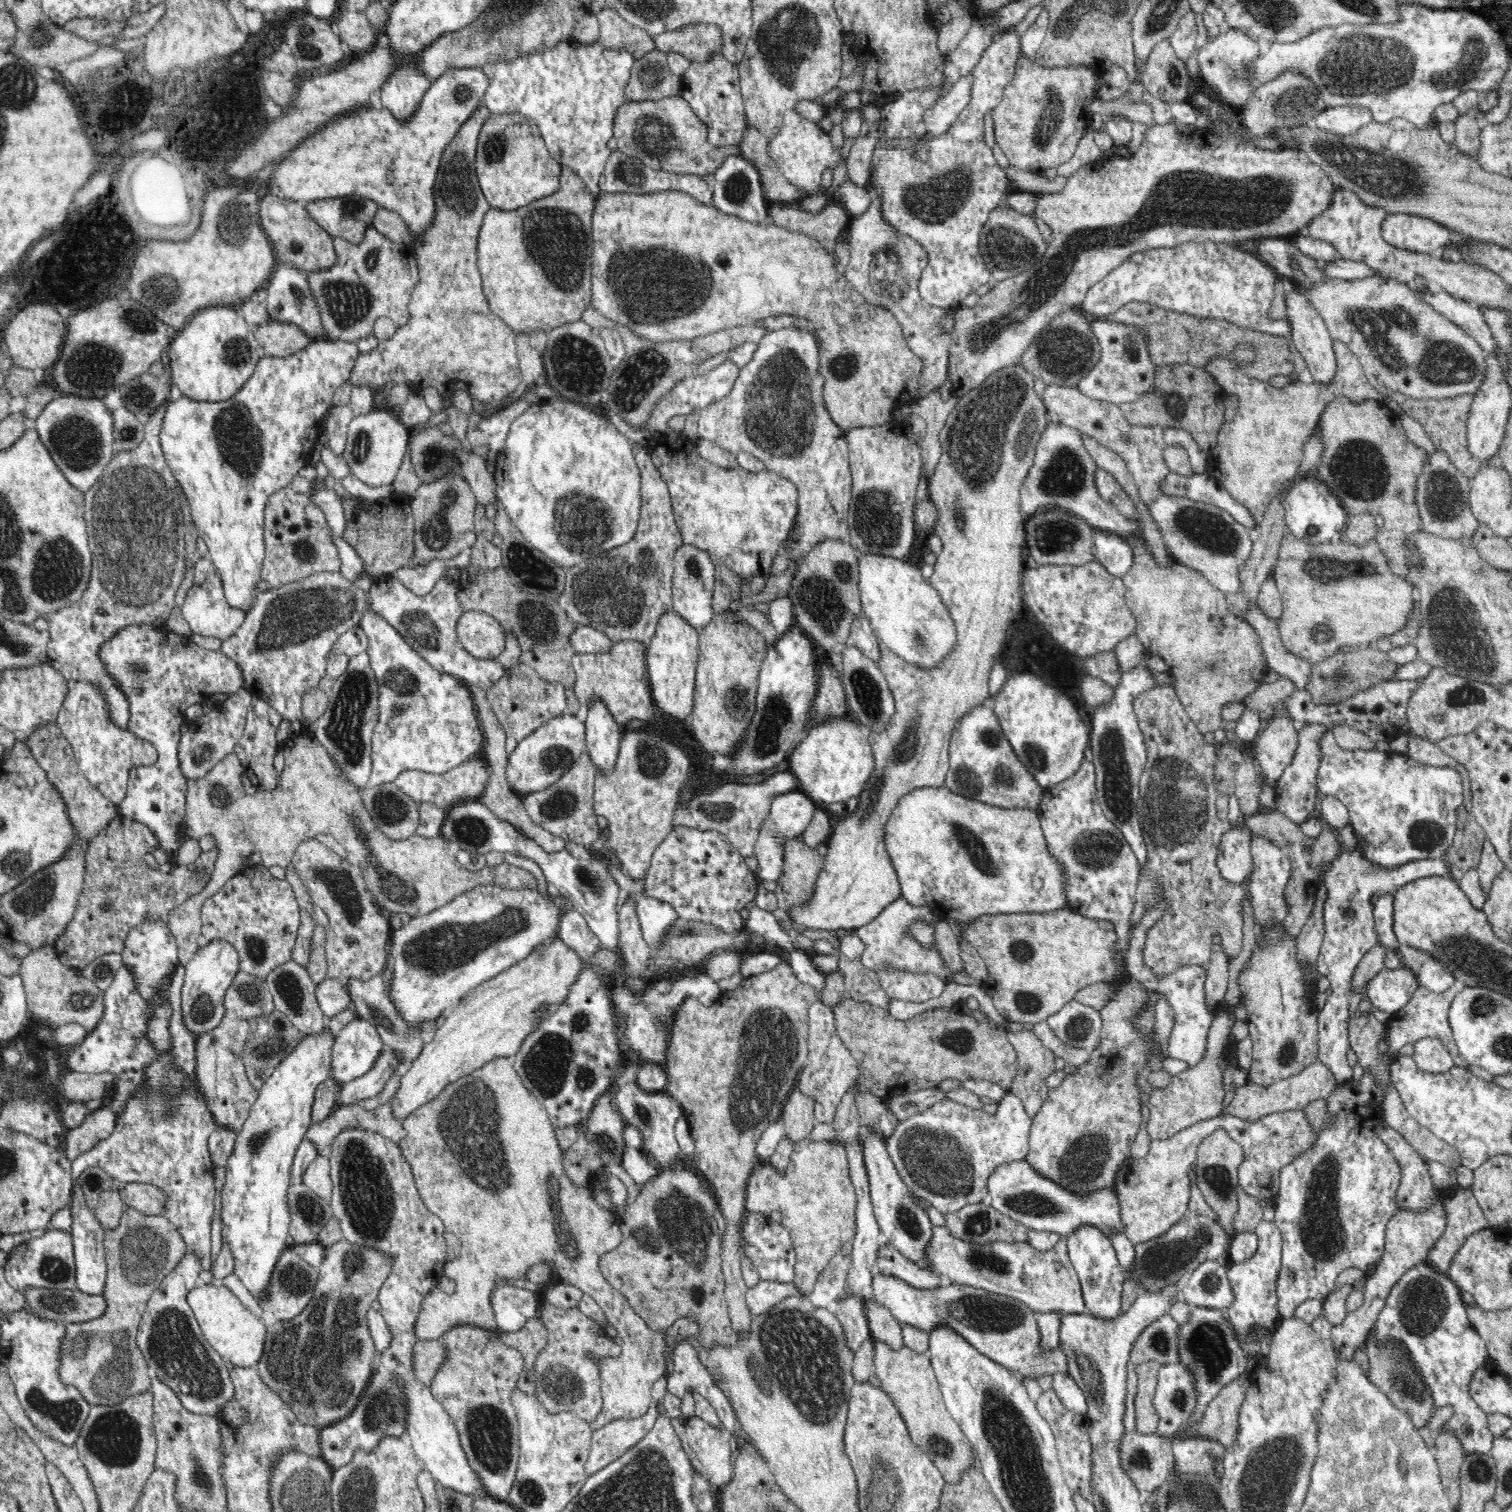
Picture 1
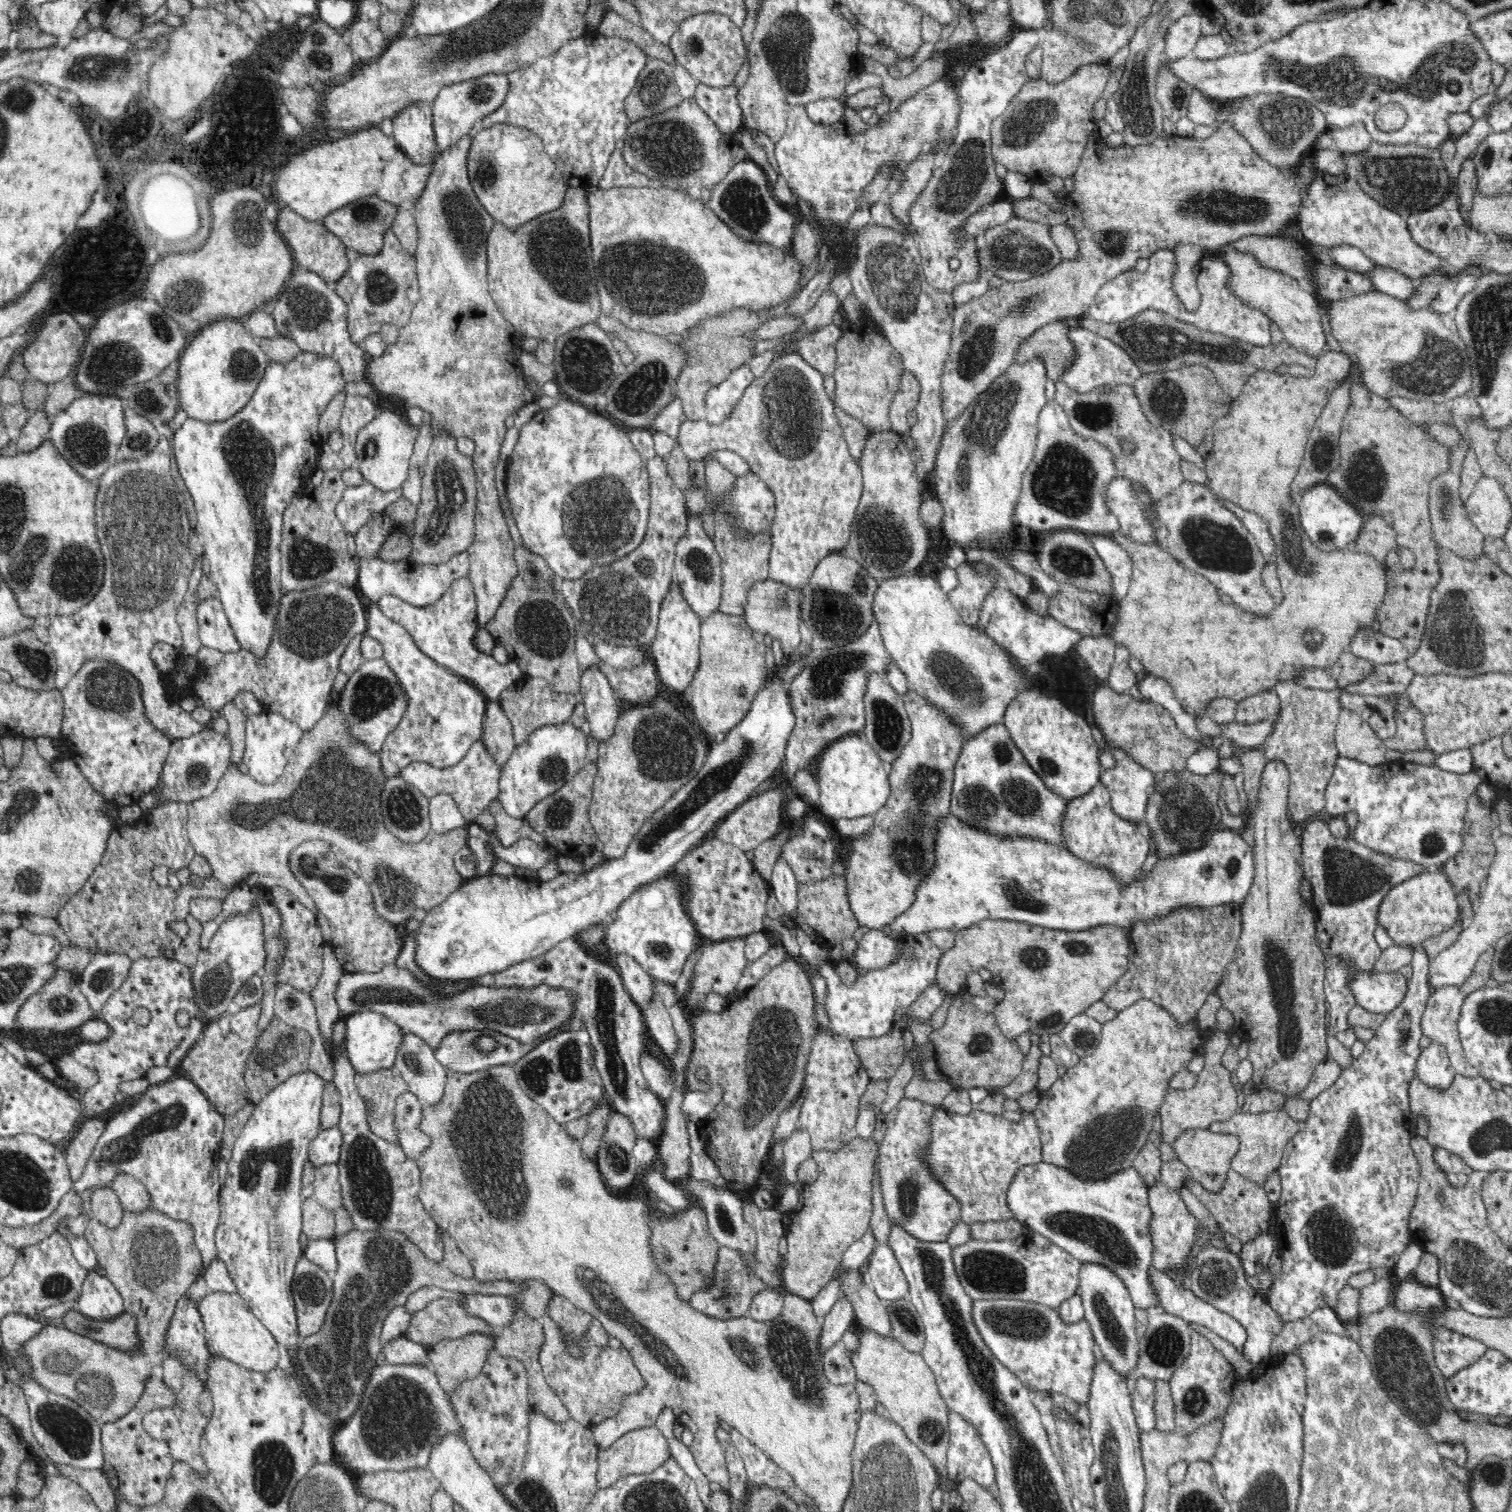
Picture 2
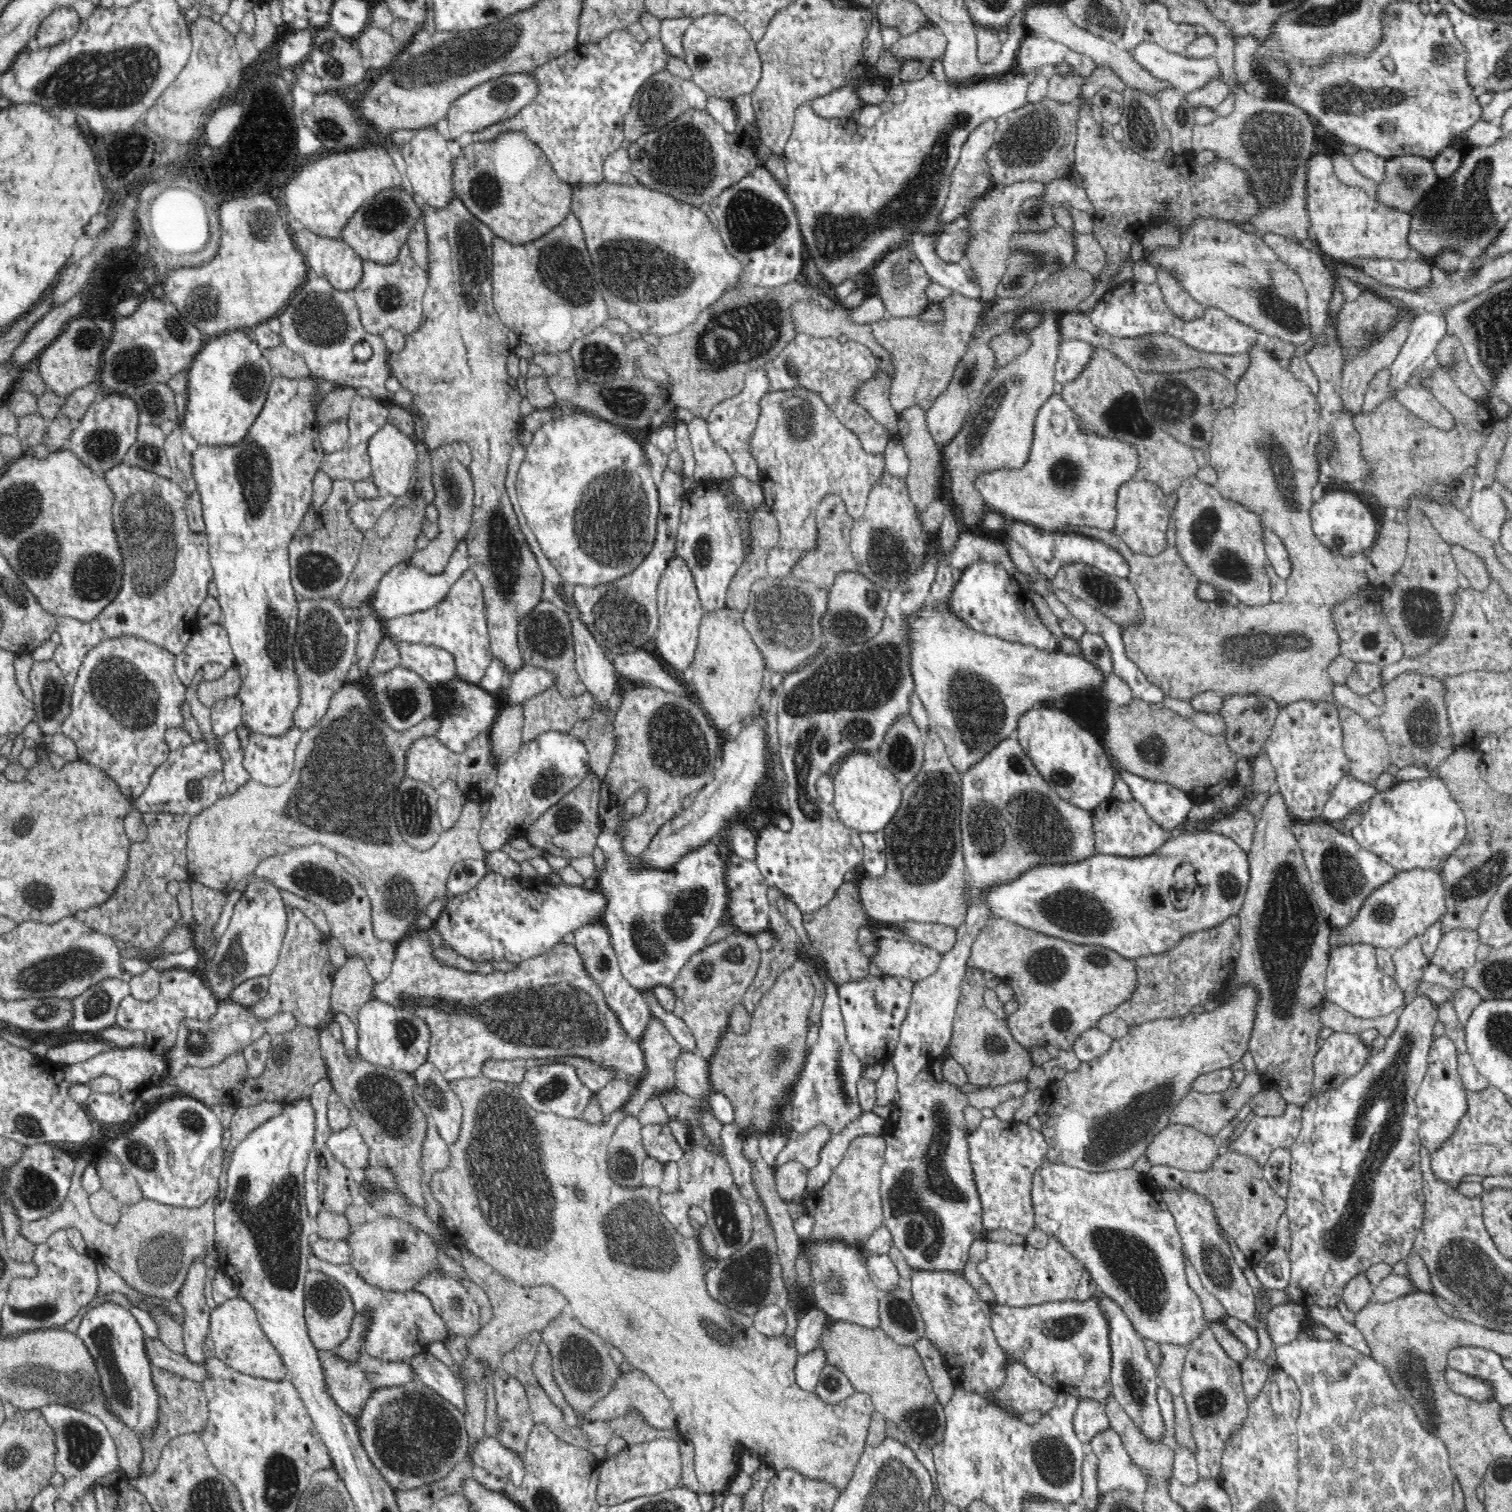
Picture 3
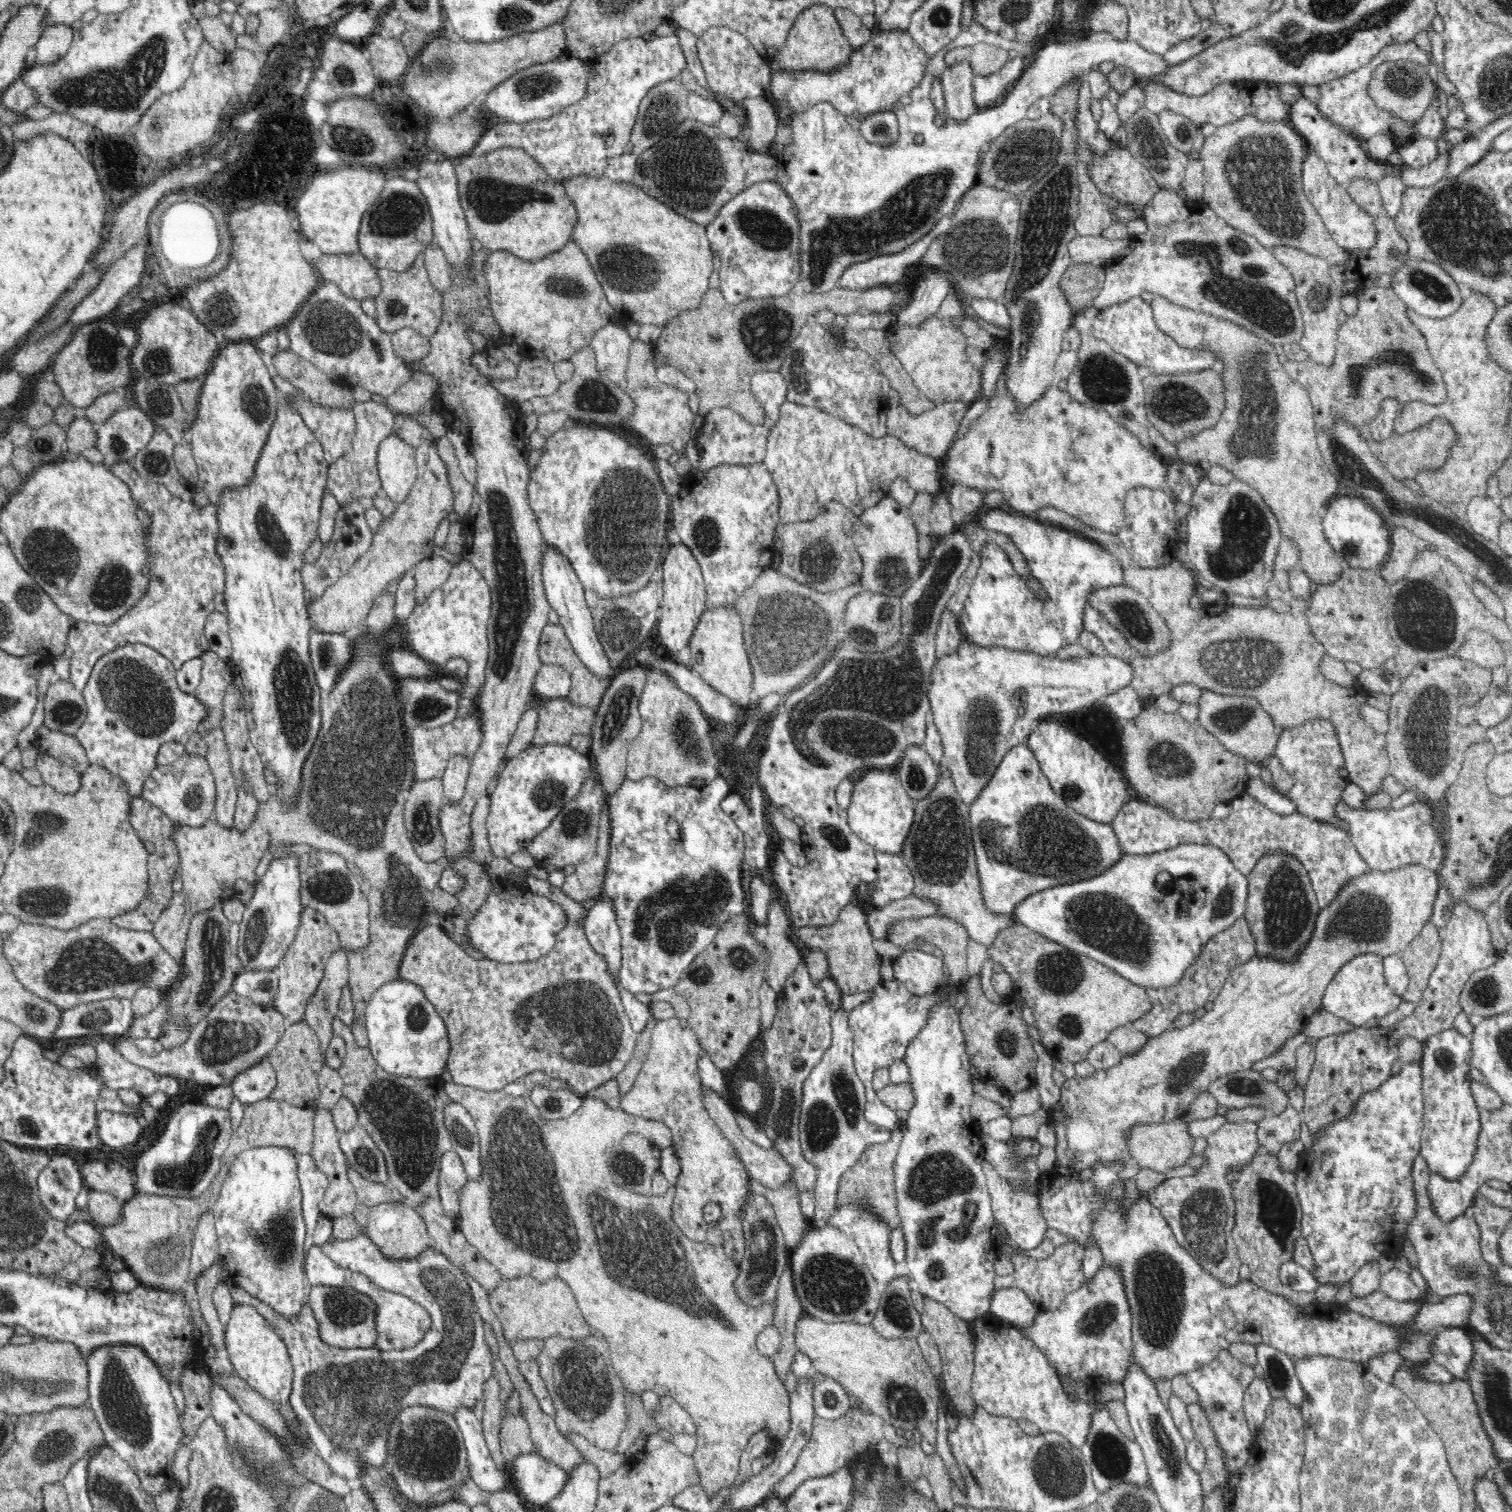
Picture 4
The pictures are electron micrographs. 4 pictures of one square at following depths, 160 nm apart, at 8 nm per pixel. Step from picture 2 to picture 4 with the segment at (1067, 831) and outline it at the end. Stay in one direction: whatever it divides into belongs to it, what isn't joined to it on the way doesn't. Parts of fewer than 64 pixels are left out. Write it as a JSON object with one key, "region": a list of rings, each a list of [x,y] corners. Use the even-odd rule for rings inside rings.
{"region":[[[1246,794],[1232,800],[1230,804],[1232,812],[1225,820],[1211,817],[1208,820],[1192,822],[1176,818],[1146,800],[1132,798],[1128,799],[1120,813],[1116,814],[1110,827],[1116,833],[1118,845],[1125,854],[1150,855],[1180,844],[1211,844],[1223,850],[1246,878],[1266,852],[1287,852],[1304,866],[1308,879],[1312,881],[1320,908],[1328,906],[1350,880],[1356,880],[1358,876],[1364,876],[1371,871],[1352,843],[1350,834],[1340,829],[1337,823],[1317,821],[1300,813],[1276,814]]]}

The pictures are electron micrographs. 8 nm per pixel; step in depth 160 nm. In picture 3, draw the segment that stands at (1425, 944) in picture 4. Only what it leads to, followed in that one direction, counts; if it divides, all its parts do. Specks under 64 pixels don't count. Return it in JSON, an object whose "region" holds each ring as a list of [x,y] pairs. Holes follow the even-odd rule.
{"region":[[[1412,937],[1403,947],[1390,954],[1396,971],[1394,979],[1403,992],[1406,992],[1423,976],[1424,968],[1429,966],[1430,960],[1424,956],[1419,937]]]}

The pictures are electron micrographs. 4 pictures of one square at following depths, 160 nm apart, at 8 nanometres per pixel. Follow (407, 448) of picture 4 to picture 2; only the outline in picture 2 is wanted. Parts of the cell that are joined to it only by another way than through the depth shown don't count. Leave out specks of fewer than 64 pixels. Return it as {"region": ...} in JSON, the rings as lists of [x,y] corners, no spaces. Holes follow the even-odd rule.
{"region":[[[380,409],[380,412],[366,426],[362,426],[356,434],[355,465],[359,467],[363,478],[384,492],[400,489],[404,480],[408,478],[410,458],[412,458],[412,450],[414,450],[414,442],[418,438],[418,432],[423,426],[429,426],[430,420],[430,414],[424,412],[422,424],[412,426],[396,411]]]}

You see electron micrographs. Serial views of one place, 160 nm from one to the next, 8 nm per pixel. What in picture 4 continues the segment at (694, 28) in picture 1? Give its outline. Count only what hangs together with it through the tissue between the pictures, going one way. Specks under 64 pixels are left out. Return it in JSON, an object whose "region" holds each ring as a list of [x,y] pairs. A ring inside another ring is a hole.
{"region":[[[712,26],[704,30],[702,36],[697,37],[696,48],[711,94],[716,96],[717,100],[725,98],[738,101],[768,95],[770,64],[760,57],[758,51],[745,36],[742,36],[742,33],[724,26]]]}

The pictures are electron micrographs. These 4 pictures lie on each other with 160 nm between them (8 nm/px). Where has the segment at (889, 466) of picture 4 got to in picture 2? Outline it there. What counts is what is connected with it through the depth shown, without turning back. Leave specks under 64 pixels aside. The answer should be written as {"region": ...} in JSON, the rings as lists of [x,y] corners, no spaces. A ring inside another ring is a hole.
{"region":[[[794,347],[789,350],[778,353],[772,358],[768,368],[764,370],[762,376],[755,376],[752,384],[744,392],[741,400],[734,406],[732,414],[722,422],[722,424],[710,424],[705,417],[697,421],[687,419],[679,426],[677,444],[682,448],[688,460],[701,460],[704,455],[717,450],[732,451],[739,454],[749,464],[749,470],[757,474],[772,491],[775,496],[775,515],[771,526],[771,552],[769,556],[769,578],[779,583],[784,583],[792,588],[802,588],[810,579],[814,568],[824,556],[831,551],[838,551],[847,548],[851,534],[851,526],[856,514],[856,508],[862,496],[862,469],[858,465],[858,459],[849,451],[843,428],[839,424],[835,408],[832,401],[828,399],[828,394],[824,391],[823,376],[815,368],[812,368],[803,358],[797,354]]]}

